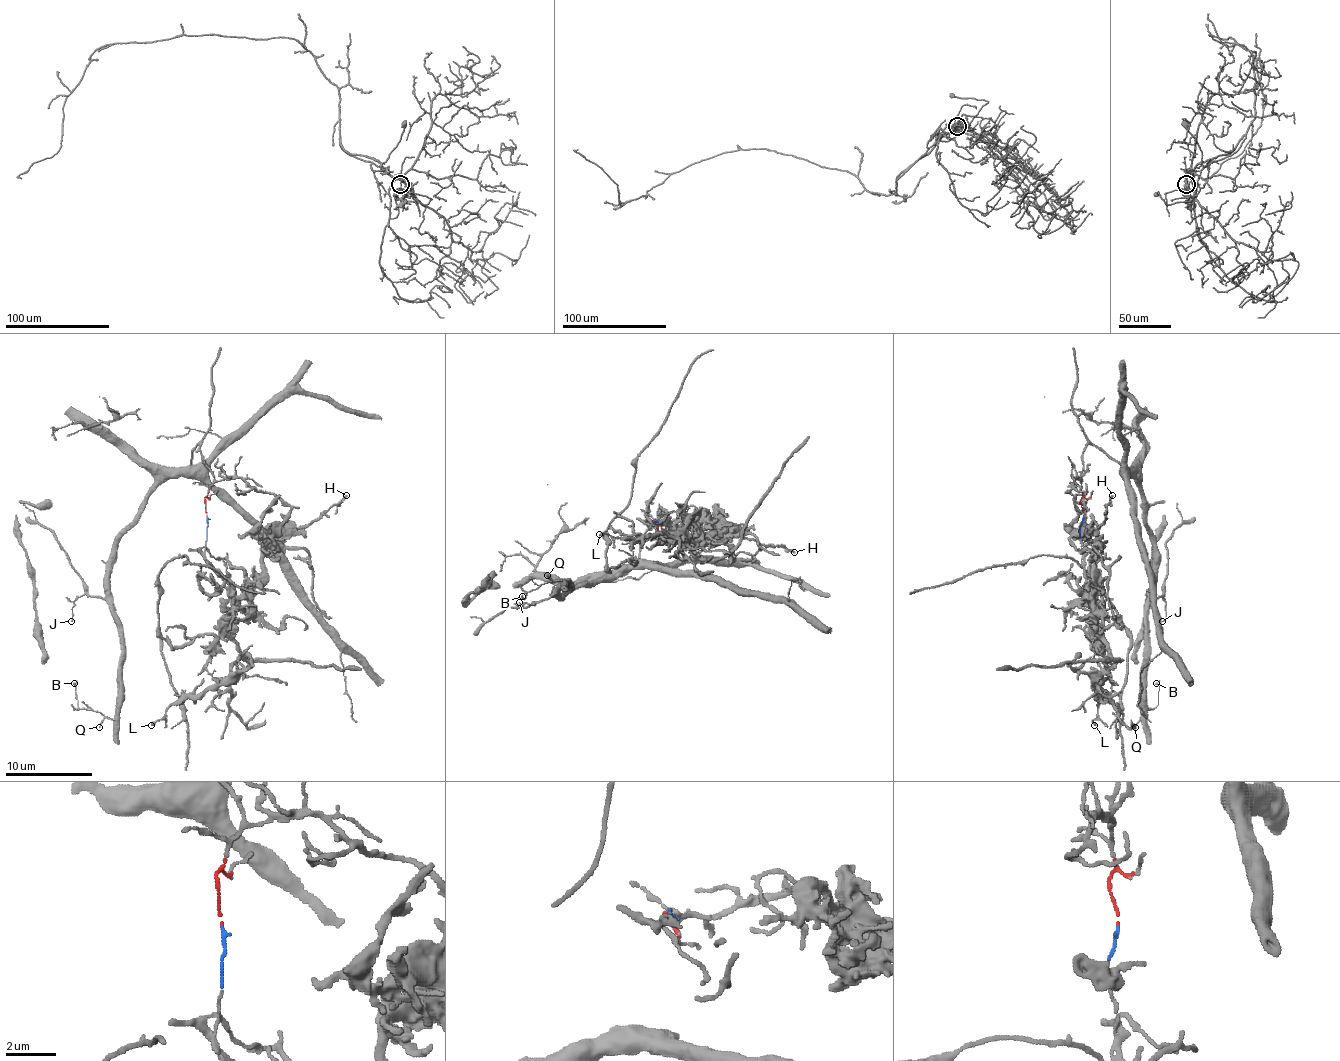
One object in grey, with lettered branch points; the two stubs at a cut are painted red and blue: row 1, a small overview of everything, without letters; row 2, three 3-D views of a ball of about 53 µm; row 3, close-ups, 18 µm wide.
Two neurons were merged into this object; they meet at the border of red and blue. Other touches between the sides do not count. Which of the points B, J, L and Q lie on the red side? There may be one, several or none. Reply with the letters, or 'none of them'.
B, J, Q

